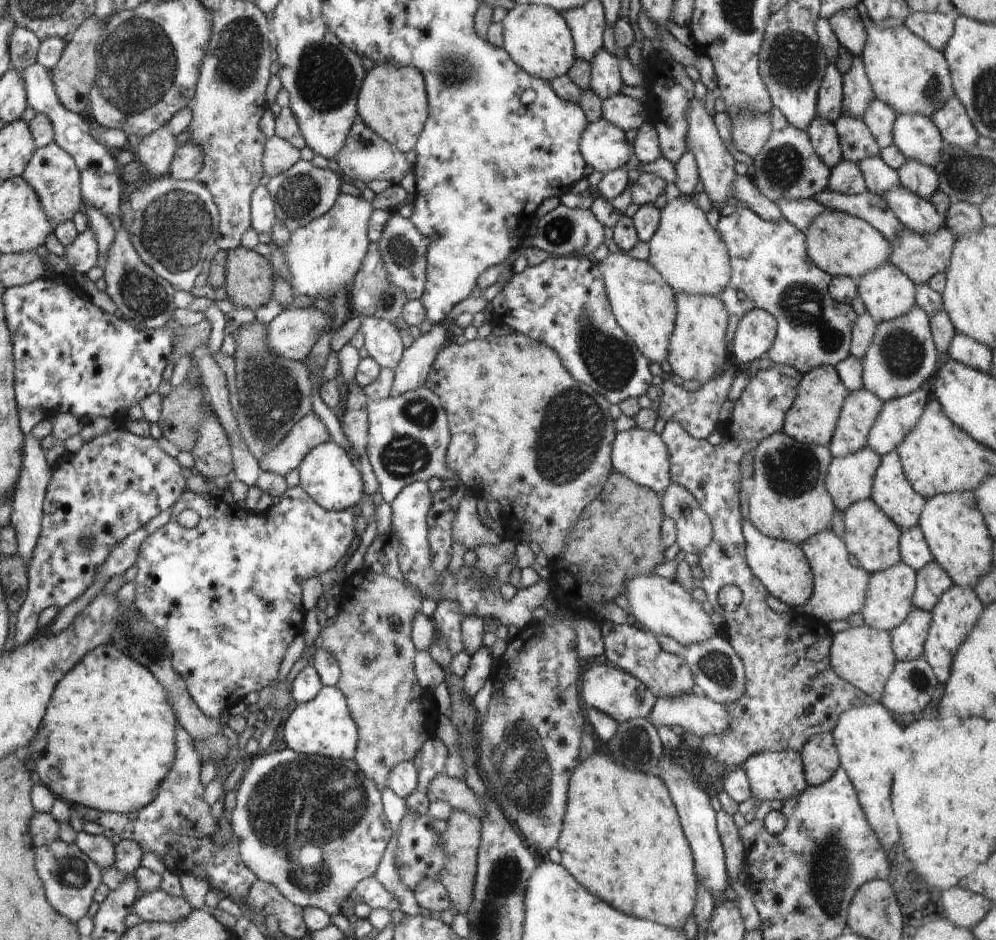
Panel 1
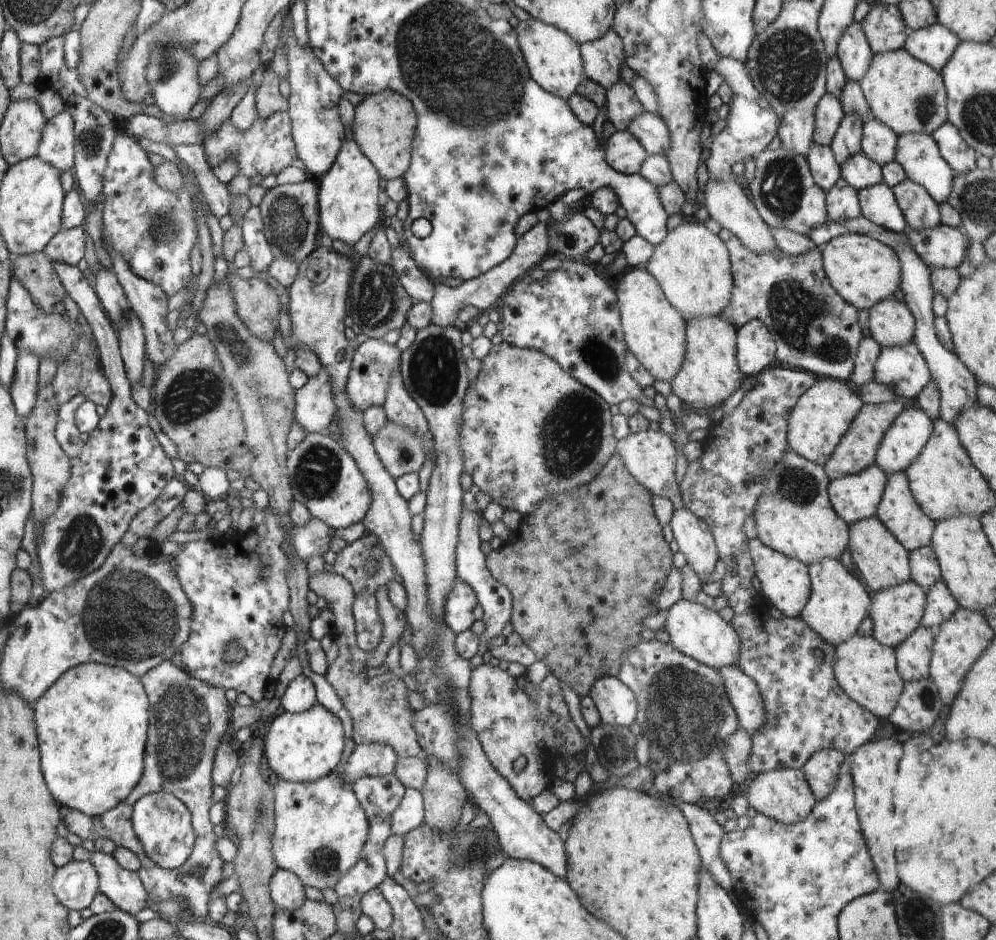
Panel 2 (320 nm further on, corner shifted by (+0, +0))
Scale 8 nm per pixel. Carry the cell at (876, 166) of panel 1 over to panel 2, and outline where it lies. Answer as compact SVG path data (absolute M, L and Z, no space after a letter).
M882 182L859 190L857 197L862 211L861 216L878 226L902 234L908 230L908 226L892 189Z

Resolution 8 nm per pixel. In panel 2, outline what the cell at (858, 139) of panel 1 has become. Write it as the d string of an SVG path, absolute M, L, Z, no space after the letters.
M860 152L840 166L841 177L857 192L883 182L881 166Z

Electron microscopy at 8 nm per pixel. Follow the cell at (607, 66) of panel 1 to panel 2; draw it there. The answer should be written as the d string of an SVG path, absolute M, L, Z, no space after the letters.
M620 80L610 87L605 95L608 120L611 121L616 131L628 131L633 120L644 112L636 93L631 86Z

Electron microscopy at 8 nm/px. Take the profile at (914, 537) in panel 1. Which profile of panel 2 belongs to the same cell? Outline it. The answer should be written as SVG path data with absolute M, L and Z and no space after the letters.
M930 546L910 552L909 567L911 570L911 580L925 593L928 592L933 584L942 580L937 557Z

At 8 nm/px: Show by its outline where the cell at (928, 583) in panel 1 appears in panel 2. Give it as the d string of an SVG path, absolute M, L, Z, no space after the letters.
M942 580L933 584L925 593L925 597L926 606L921 625L935 631L955 613L959 604Z

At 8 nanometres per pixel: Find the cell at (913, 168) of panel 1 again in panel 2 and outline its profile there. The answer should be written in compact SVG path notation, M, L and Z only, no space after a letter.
M906 178L892 192L902 209L908 229L934 229L941 224L939 204L922 185Z

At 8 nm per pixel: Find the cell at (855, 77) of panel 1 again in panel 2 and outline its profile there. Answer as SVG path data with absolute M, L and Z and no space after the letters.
M852 113L845 114L829 146L839 166L861 152L862 133L863 122Z

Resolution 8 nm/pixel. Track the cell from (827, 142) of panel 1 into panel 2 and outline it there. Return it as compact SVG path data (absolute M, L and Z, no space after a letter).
M812 143L806 156L814 182L827 193L841 177L840 166L830 147Z

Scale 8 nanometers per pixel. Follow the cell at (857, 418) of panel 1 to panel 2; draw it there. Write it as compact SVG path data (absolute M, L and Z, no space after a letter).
M902 400L889 403L863 403L857 417L850 424L849 429L843 434L838 446L833 450L832 456L823 466L824 472L833 481L838 477L846 475L855 475L876 464L876 453L880 446L880 441L886 434L886 431L893 425L894 419L905 409Z

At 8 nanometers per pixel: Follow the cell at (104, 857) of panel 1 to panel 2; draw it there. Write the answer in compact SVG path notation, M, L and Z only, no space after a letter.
M95 850L89 861L99 874L100 893L109 898L118 909L136 916L146 908L149 894L146 892L137 872L124 870L111 854Z

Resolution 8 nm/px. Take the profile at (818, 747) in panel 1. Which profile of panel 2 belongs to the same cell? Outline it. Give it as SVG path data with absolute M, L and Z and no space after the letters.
M820 749L806 761L802 770L817 801L828 797L834 790L845 756L836 749Z

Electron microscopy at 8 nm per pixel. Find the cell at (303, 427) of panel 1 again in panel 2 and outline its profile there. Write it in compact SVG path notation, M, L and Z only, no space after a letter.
M322 367L305 385L294 390L294 420L308 433L328 430L337 414L329 370Z

